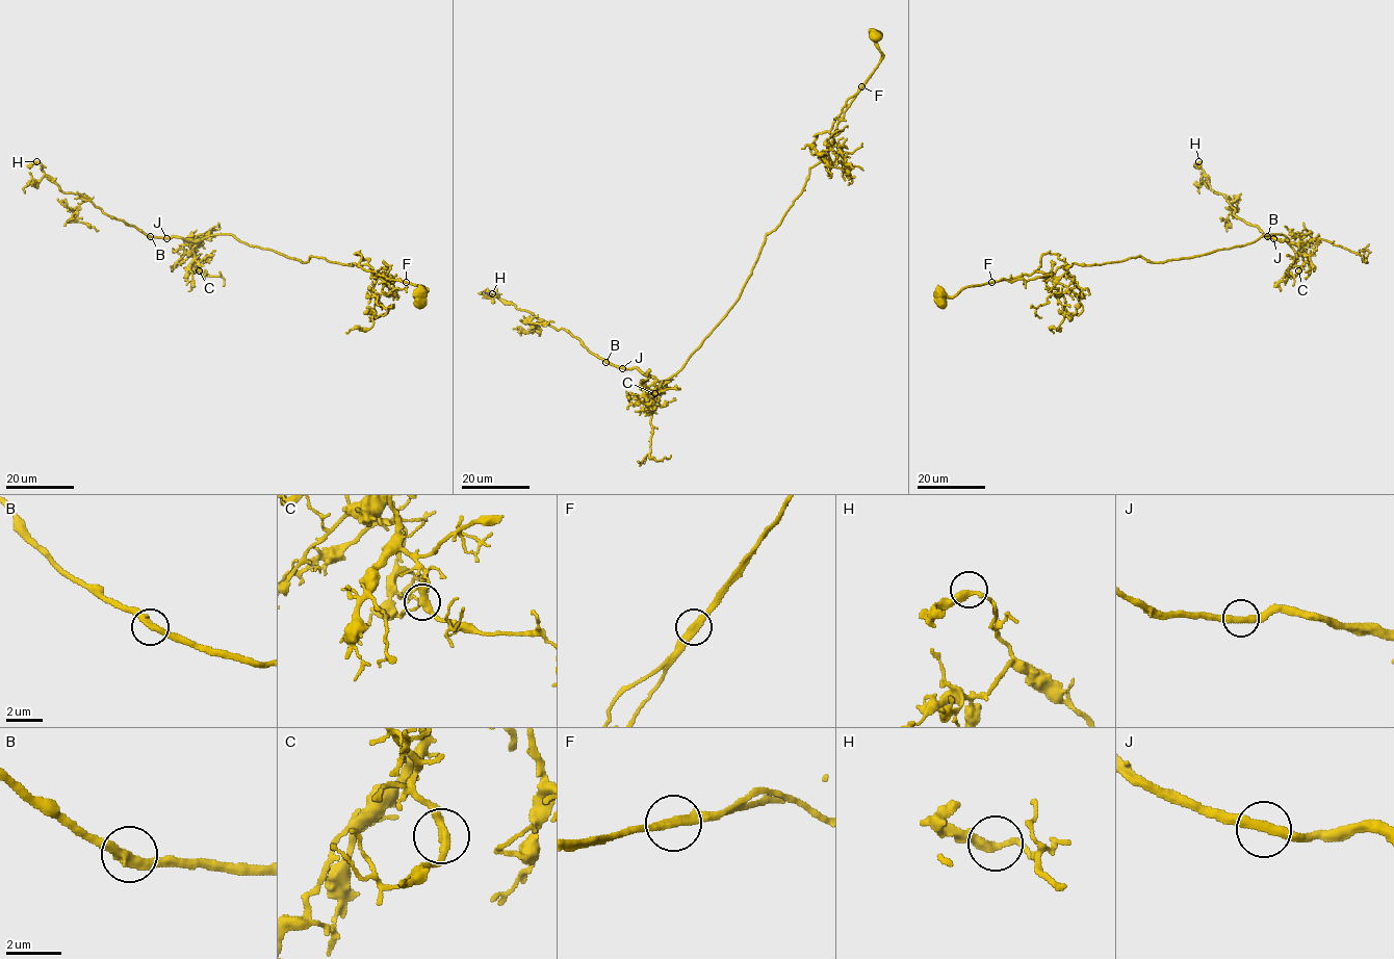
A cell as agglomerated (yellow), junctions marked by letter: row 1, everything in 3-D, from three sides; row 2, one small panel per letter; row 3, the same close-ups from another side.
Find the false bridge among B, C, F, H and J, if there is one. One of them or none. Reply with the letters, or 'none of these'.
F

